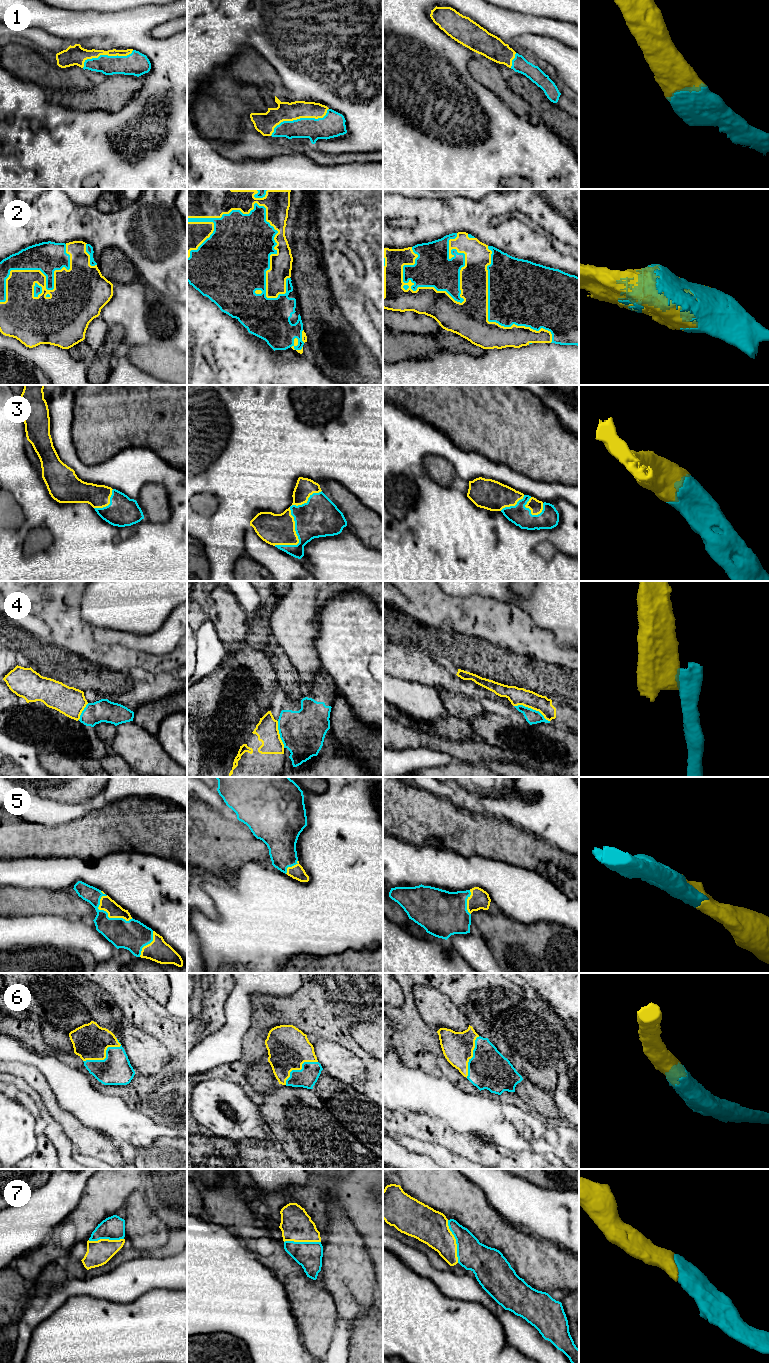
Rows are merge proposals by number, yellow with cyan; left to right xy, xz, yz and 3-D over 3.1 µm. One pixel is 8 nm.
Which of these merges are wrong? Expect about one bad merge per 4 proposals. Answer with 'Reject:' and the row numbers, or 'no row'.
Reject: 4

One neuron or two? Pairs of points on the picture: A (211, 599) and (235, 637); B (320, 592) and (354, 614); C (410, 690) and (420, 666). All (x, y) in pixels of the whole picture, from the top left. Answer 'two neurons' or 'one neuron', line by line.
A: one neuron
B: two neurons
C: two neurons

